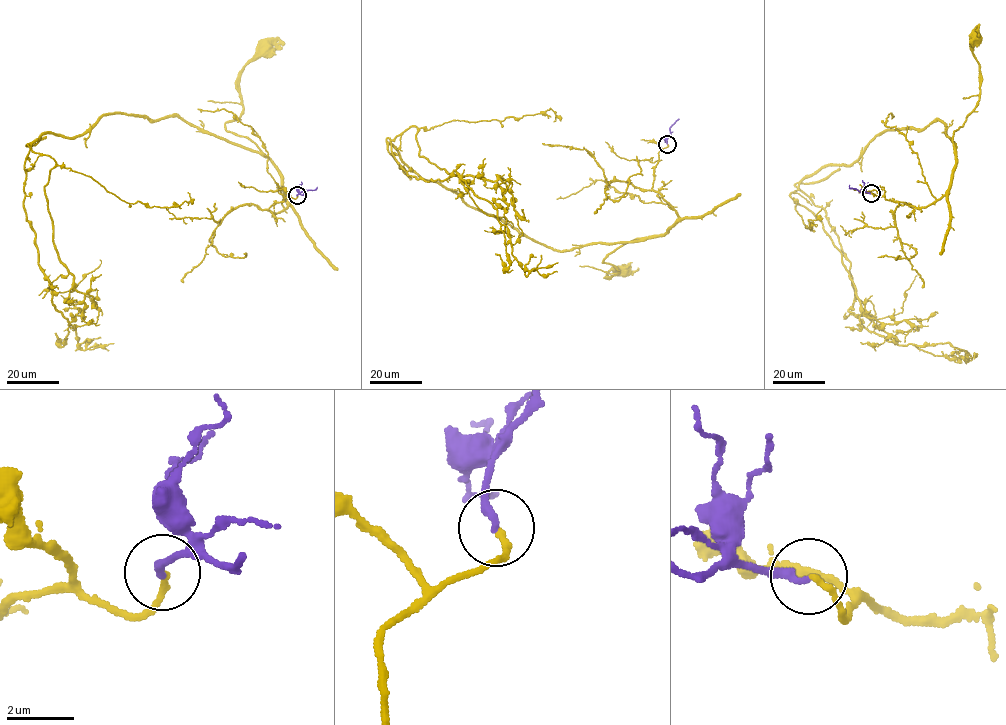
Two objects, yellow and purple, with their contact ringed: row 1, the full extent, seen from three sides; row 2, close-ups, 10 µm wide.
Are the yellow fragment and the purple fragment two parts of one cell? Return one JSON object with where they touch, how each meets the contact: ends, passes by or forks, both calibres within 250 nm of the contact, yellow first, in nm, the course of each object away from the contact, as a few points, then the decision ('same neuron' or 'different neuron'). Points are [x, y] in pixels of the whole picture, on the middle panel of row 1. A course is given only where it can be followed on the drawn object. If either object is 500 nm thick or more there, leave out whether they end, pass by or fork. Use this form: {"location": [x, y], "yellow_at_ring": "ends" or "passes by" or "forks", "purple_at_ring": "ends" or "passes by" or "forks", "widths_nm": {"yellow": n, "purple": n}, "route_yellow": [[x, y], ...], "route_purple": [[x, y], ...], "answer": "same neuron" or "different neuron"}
{"location": [667, 144], "yellow_at_ring": "ends", "purple_at_ring": "ends", "widths_nm": {"yellow": 180, "purple": 200}, "route_yellow": [[667, 144], [652, 188], [677, 218], [663, 233], [631, 240], [604, 258], [618, 273], [606, 278], [622, 270]], "route_purple": [[667, 144], [670, 127], [679, 119]], "answer": "same neuron"}

